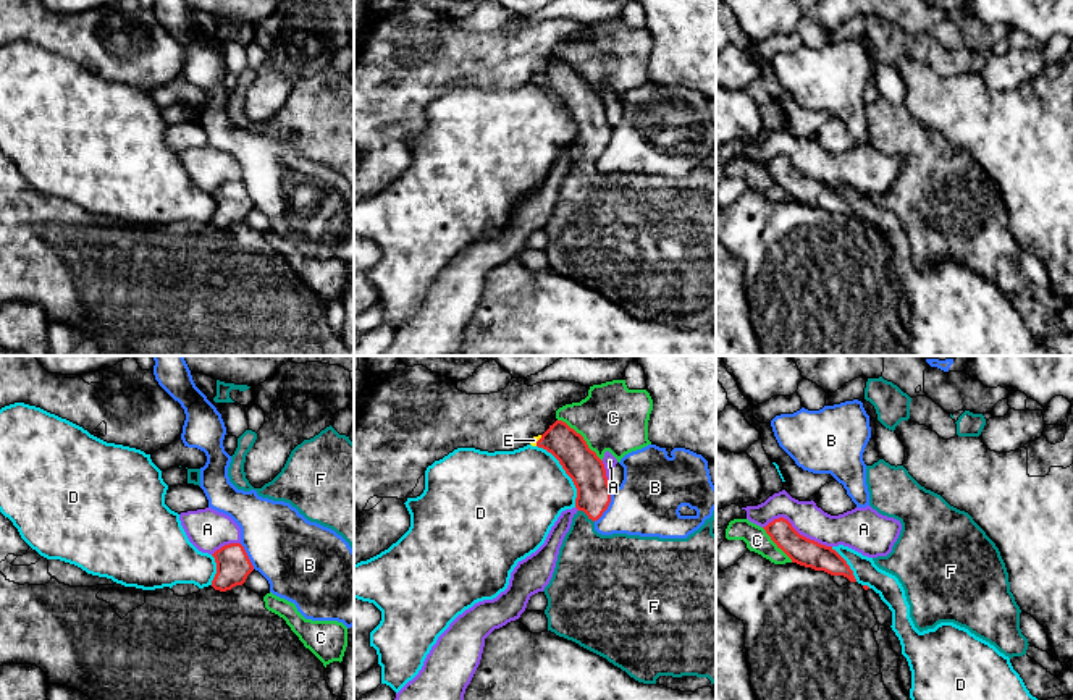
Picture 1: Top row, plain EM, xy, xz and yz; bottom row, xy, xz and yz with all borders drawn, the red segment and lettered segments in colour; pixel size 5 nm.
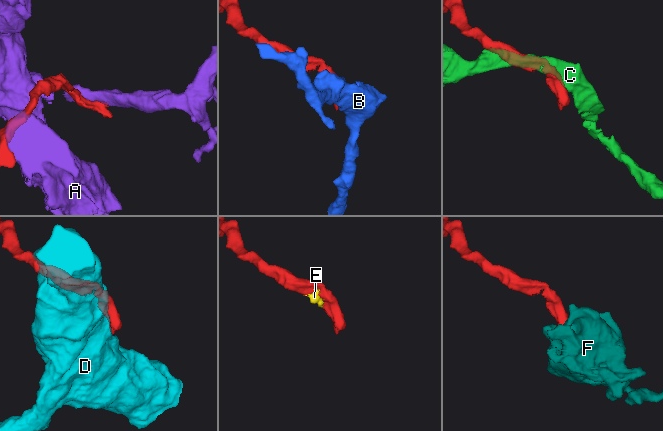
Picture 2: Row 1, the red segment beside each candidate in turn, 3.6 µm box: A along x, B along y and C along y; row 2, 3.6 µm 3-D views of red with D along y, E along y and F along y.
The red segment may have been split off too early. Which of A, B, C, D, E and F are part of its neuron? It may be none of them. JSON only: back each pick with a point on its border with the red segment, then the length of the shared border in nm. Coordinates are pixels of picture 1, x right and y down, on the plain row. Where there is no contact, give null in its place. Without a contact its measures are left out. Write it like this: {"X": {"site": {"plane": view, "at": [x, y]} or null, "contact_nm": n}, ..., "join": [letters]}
{"E": {"site": {"plane": "xz", "at": [538, 78]}, "contact_nm": 70}, "F": {"site": {"plane": "xz", "at": [587, 152]}, "contact_nm": 100}, "join": ["E", "F"]}

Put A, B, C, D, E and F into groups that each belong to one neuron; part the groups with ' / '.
A / B / C / D / E F

